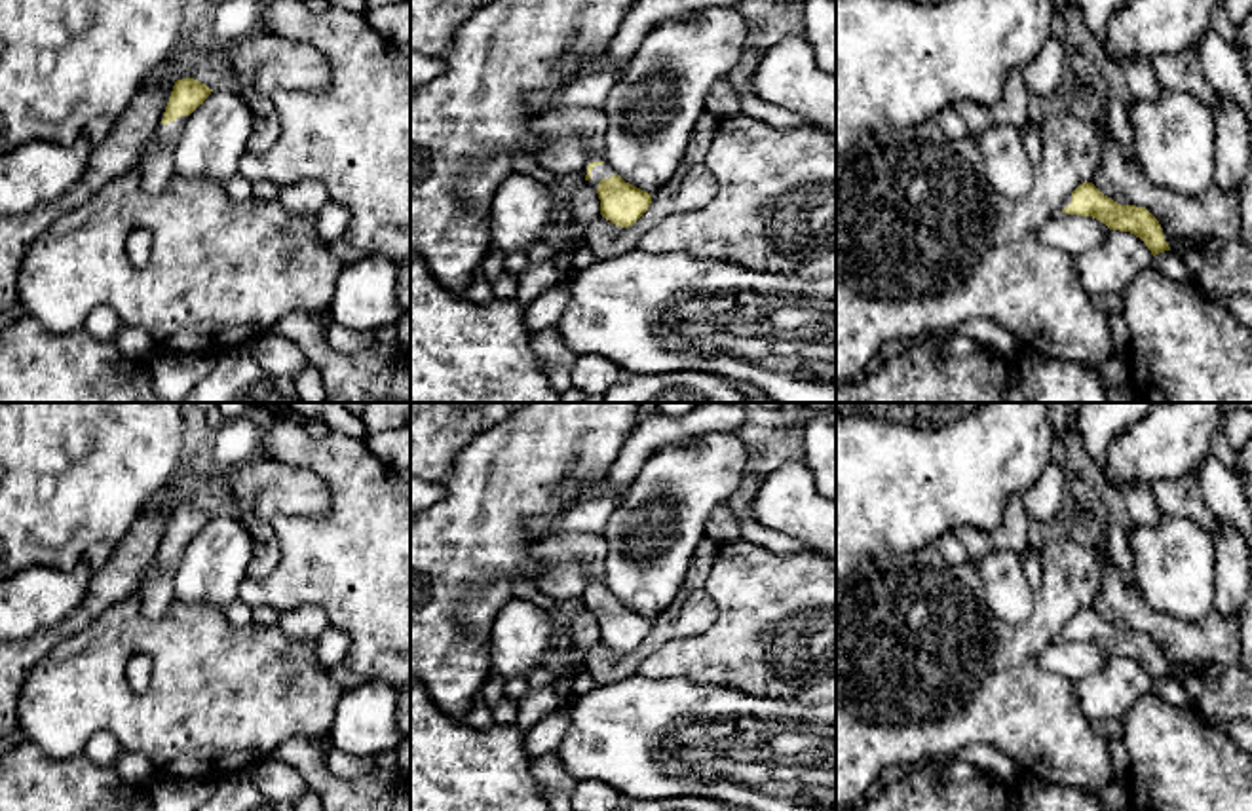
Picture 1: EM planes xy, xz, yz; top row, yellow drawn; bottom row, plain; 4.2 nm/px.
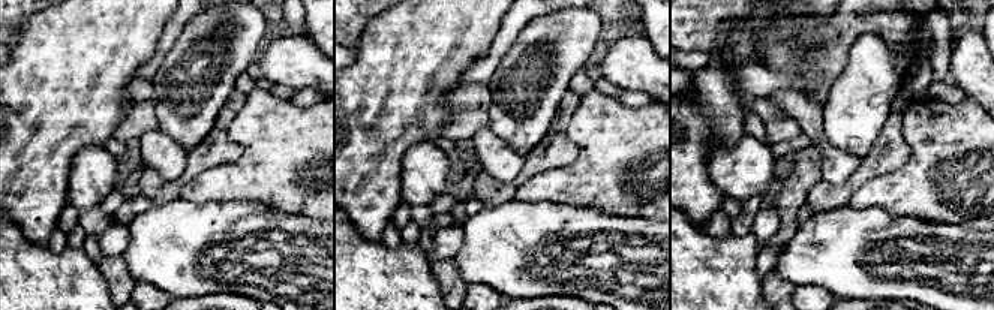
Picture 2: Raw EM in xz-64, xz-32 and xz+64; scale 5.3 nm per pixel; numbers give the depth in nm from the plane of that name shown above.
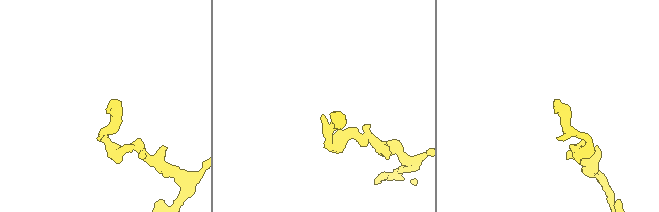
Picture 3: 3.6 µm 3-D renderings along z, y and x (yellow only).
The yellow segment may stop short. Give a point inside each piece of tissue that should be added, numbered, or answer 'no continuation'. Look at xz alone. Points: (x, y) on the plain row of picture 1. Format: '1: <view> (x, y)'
1: xz (599, 597)

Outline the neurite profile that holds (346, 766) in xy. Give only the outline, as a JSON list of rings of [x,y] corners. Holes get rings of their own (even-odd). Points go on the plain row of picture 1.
[[[329,737],[317,739],[317,743],[323,746],[331,771],[342,779],[355,779],[376,767],[372,758],[359,758],[338,750]]]

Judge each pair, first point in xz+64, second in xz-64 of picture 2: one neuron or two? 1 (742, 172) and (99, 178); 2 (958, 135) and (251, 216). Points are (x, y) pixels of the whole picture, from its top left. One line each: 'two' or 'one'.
1: one
2: two

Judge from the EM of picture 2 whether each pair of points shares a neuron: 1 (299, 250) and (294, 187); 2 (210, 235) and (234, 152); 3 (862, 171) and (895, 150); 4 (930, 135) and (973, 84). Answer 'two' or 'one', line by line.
1: two
2: two
3: one
4: two

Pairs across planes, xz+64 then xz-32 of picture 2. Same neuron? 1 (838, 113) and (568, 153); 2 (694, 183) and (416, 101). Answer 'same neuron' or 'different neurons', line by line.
1: different neurons
2: same neuron

